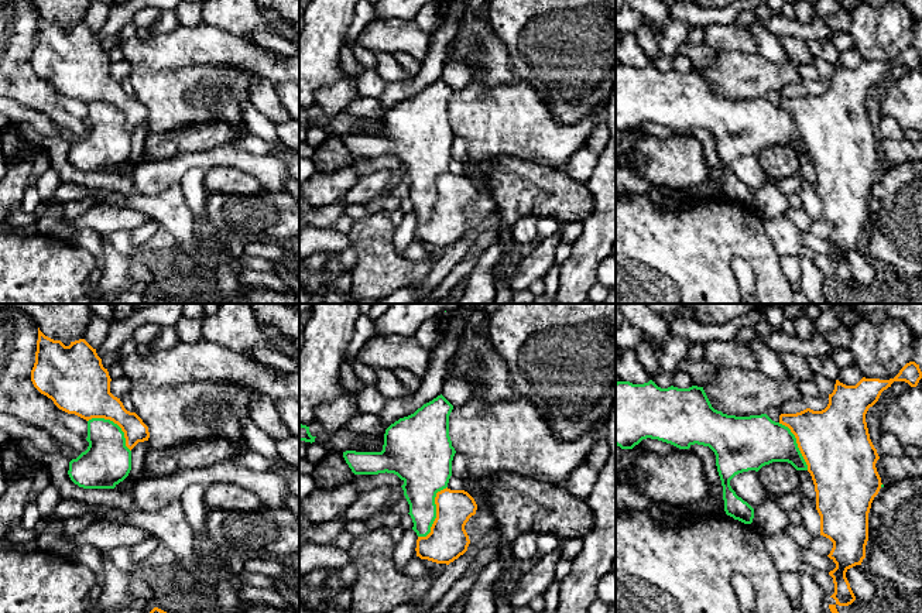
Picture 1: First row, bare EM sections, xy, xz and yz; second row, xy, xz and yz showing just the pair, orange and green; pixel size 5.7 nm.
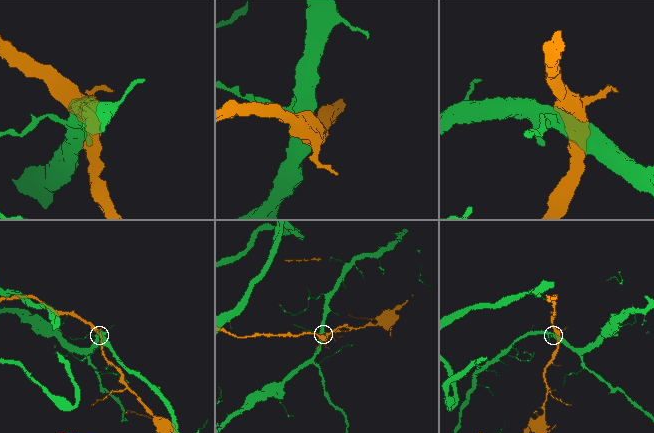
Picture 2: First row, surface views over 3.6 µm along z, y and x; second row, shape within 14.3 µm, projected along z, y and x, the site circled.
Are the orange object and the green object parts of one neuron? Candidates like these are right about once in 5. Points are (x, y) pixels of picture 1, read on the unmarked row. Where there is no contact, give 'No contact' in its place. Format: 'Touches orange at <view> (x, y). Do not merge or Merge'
Touches orange at xz (436, 197). Do not merge

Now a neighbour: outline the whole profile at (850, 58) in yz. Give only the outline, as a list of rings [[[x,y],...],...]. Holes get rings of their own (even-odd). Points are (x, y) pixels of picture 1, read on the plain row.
[[[853,48],[842,51],[837,64],[846,69],[856,69],[861,62],[863,58],[860,52],[856,48]]]

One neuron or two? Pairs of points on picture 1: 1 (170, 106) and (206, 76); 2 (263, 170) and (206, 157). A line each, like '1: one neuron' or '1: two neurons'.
1: one neuron
2: one neuron

